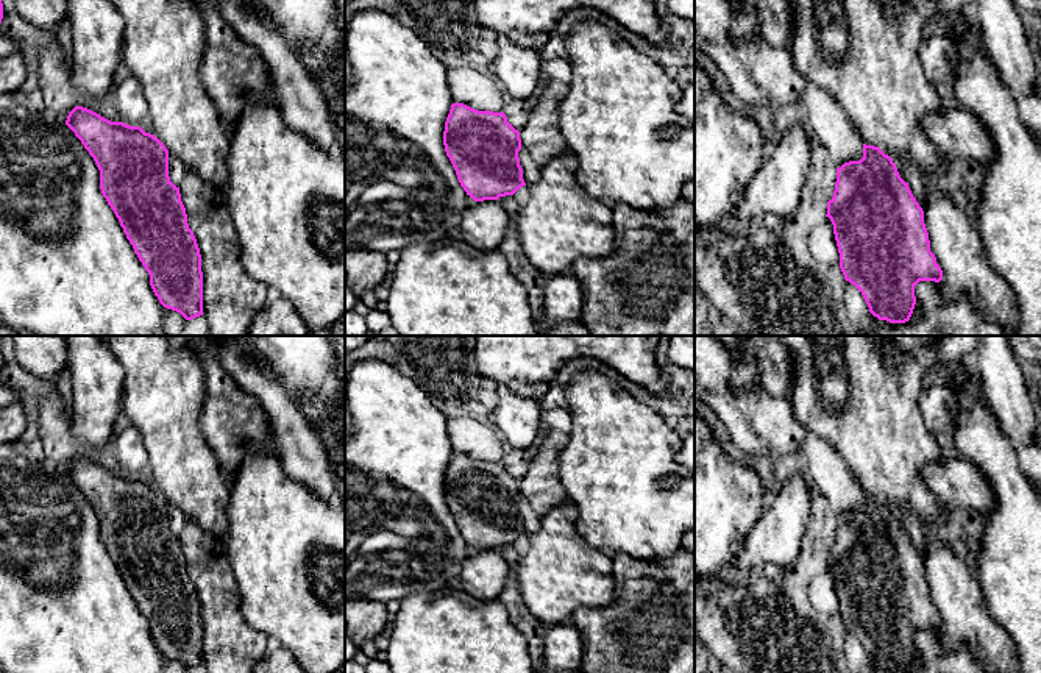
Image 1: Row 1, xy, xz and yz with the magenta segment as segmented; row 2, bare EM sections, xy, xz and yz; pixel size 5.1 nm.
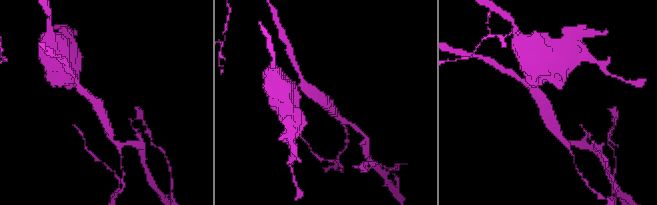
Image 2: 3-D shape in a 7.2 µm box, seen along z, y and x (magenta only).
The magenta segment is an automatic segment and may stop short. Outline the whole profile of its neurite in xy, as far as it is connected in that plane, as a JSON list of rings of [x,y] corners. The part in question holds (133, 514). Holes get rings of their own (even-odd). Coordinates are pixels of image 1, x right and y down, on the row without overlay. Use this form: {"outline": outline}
{"outline": [[[75,456],[69,462],[66,475],[94,507],[100,520],[101,543],[148,621],[150,636],[159,653],[179,662],[186,670],[203,665],[201,604],[179,543],[187,523],[186,514],[140,476],[111,472],[83,456]]]}

